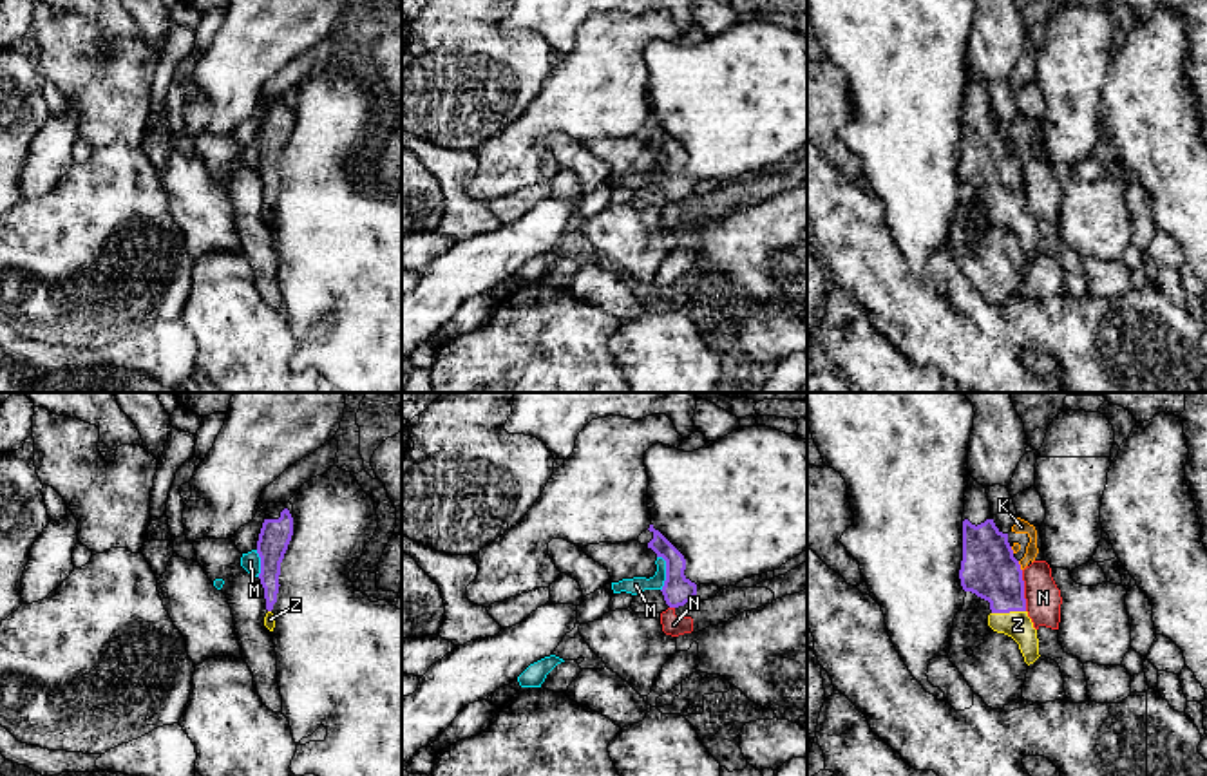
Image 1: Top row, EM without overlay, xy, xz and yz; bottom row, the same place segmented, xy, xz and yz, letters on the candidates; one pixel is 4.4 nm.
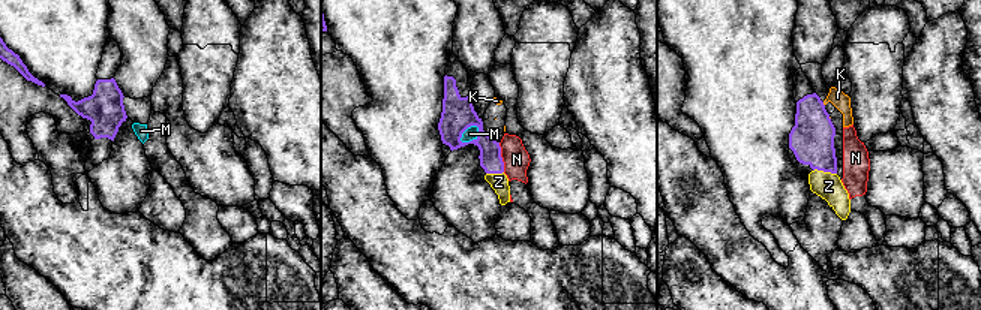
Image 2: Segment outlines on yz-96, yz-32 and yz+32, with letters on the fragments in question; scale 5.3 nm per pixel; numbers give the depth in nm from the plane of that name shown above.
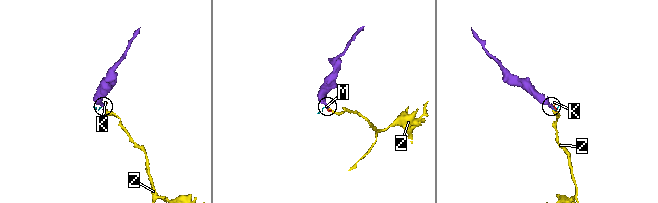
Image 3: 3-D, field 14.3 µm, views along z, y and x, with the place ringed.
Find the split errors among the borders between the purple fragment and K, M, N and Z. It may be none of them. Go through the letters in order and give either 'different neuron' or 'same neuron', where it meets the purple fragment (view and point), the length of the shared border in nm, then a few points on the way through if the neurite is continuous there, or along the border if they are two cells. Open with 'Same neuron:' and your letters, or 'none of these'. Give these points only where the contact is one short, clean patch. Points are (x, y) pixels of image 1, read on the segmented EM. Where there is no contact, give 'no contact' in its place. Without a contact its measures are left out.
Same neuron: M, Z
K: different neuron | yz (1019, 567) | 50 nm | along yz (1017, 561), (1021, 570)
M: same neuron | xz (666, 572) | 160 nm | across xz (677, 590), (666, 572), (655, 583), (636, 585)
N: different neuron | yz (1023, 590) | 190 nm | along yz (1021, 570), (1026, 610)
Z: same neuron | yz (1008, 612) | 150 nm | across yz (988, 568), (1005, 590), (1008, 612), (1017, 624)

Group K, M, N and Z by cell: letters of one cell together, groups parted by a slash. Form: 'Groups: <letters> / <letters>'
Groups: K N / M Z

